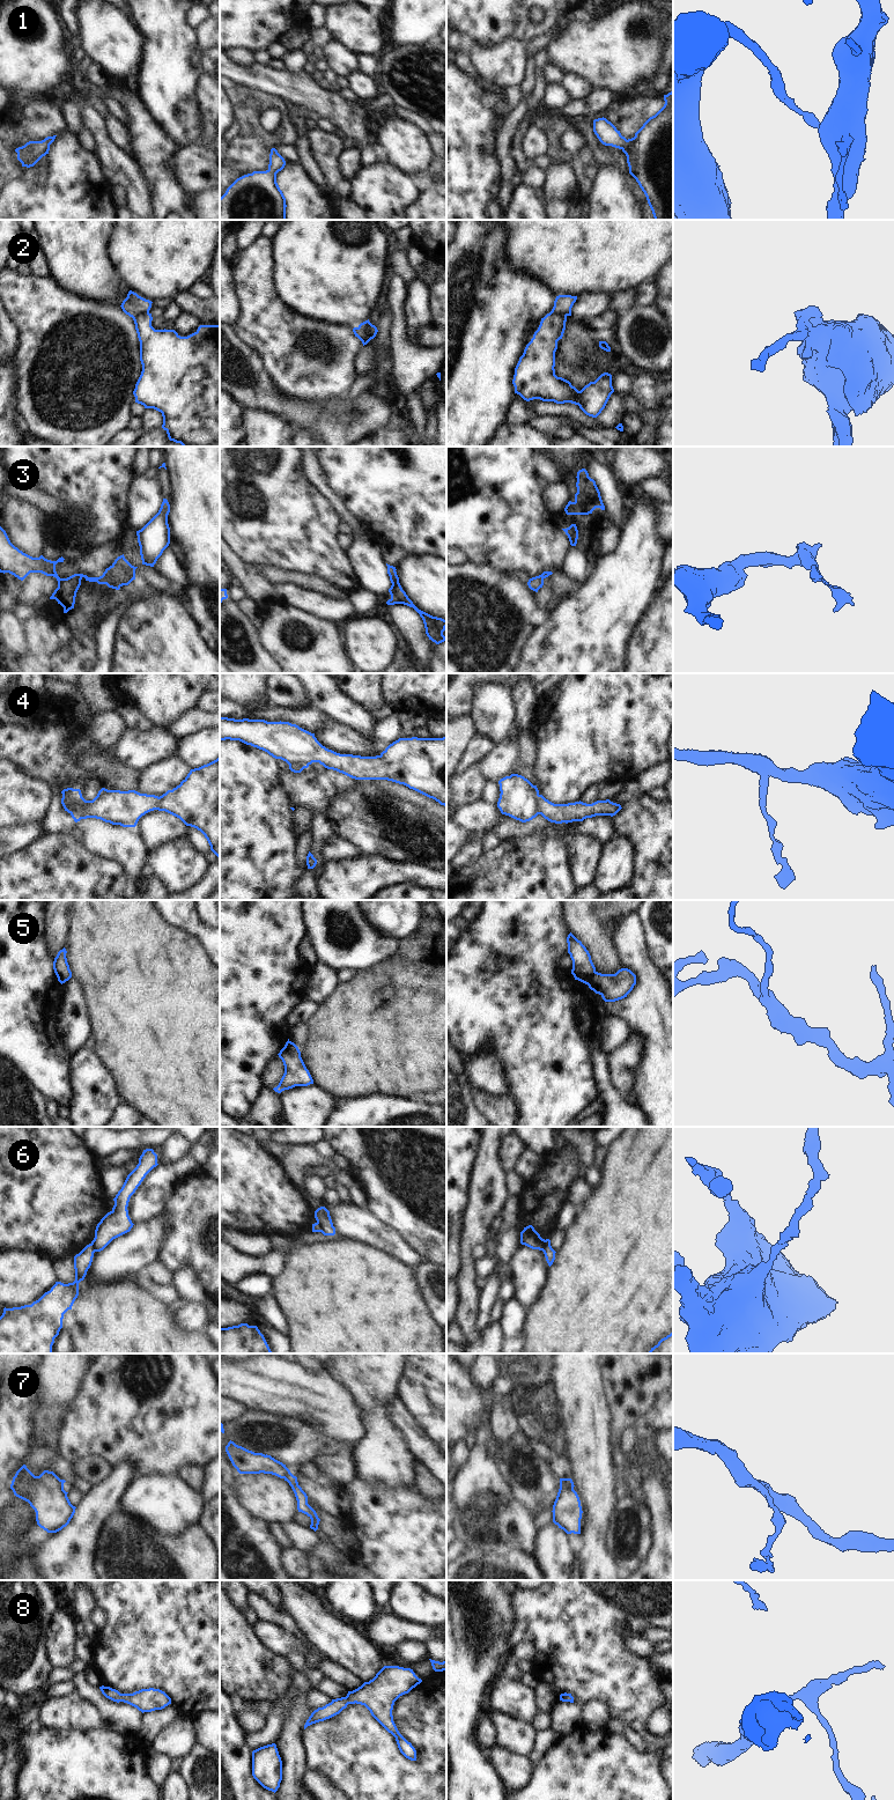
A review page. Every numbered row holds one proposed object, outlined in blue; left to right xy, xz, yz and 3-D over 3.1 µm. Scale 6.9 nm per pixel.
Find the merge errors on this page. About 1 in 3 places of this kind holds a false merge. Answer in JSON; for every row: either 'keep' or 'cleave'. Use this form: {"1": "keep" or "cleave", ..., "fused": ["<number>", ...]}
{"1": "keep", "2": "cleave", "3": "keep", "4": "cleave", "5": "cleave", "6": "cleave", "7": "cleave", "8": "keep", "fused": ["2", "4", "5", "6", "7"]}

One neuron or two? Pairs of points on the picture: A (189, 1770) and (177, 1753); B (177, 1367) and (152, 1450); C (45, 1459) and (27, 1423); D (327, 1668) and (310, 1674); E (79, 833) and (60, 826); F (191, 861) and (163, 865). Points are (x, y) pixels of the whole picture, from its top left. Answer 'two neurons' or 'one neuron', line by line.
A: two neurons
B: one neuron
C: two neurons
D: two neurons
E: two neurons
F: one neuron

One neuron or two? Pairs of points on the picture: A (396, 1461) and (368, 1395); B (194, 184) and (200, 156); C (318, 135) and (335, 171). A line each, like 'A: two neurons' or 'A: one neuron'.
A: one neuron
B: one neuron
C: one neuron

